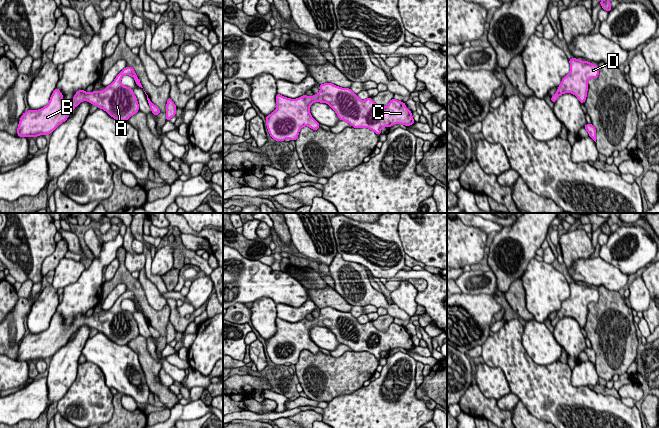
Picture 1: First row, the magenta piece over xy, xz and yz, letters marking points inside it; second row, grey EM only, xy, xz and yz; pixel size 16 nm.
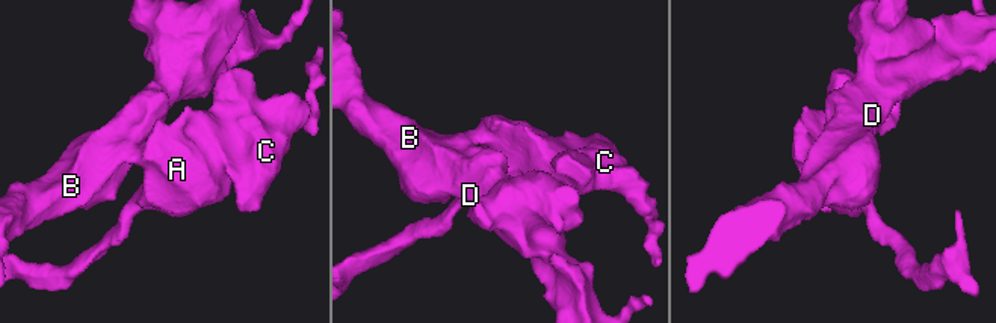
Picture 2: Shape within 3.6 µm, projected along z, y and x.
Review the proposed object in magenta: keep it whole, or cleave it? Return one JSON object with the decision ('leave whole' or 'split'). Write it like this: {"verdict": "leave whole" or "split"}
{"verdict": "leave whole"}

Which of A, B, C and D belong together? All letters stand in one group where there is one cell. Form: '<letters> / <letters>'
A B C D

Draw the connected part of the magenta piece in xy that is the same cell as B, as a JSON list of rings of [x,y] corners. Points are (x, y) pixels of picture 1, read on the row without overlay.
[[[132,291],[124,292],[115,304],[105,311],[104,315],[87,317],[78,314],[70,328],[66,328],[58,312],[53,315],[49,327],[39,333],[24,336],[20,342],[17,359],[19,361],[37,361],[52,357],[60,348],[65,346],[69,338],[83,324],[105,334],[118,345],[128,345],[128,342],[139,335],[137,322],[130,311],[121,308],[121,302],[130,299],[135,303],[136,309],[142,311]]]

